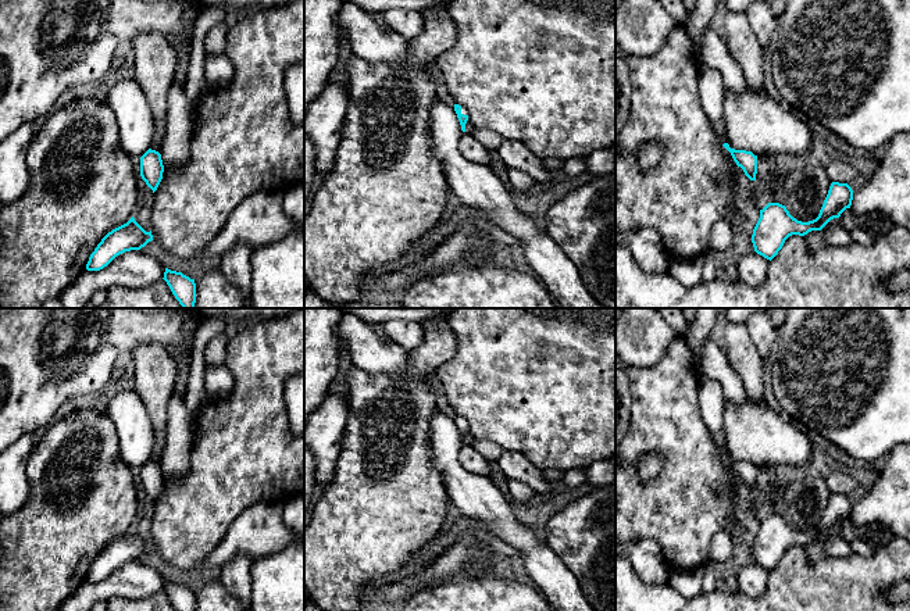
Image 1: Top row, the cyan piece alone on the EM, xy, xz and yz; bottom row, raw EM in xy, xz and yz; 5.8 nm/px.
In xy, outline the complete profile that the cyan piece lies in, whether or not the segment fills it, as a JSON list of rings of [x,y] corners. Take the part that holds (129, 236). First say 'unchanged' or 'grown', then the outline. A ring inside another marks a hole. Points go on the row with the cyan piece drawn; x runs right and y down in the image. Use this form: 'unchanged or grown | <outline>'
unchanged | [[[132,217],[126,224],[108,232],[90,254],[86,264],[88,271],[100,271],[117,256],[140,250],[153,240],[151,231],[146,232]]]

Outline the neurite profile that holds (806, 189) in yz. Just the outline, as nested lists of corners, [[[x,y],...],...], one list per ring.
[[[825,167],[799,168],[779,176],[779,181],[785,189],[785,204],[789,214],[802,222],[816,219],[832,183]]]

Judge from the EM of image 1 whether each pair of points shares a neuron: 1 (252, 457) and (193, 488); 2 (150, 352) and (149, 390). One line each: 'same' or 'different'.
1: same
2: same

